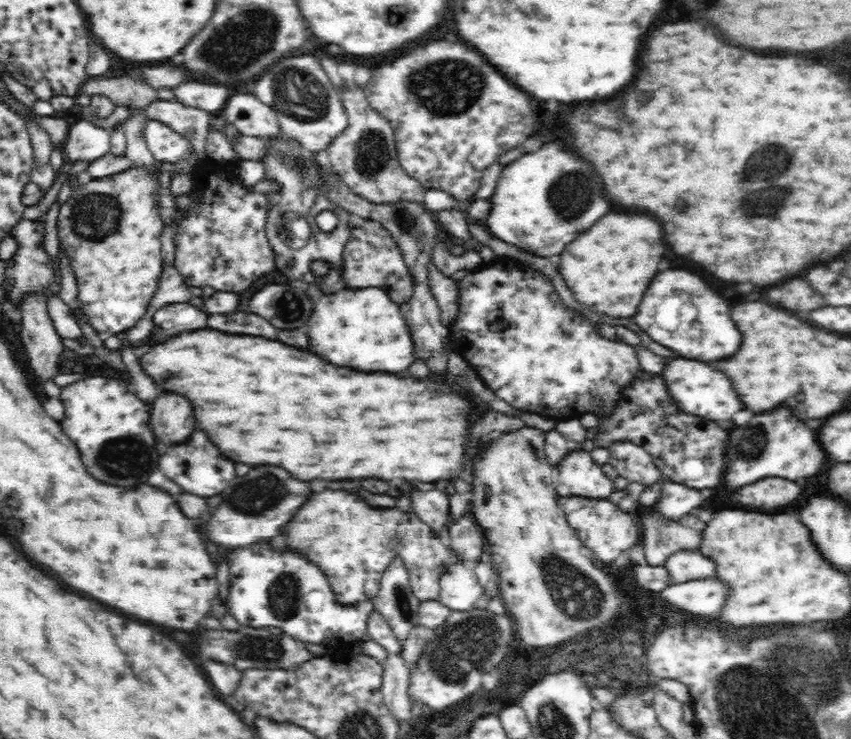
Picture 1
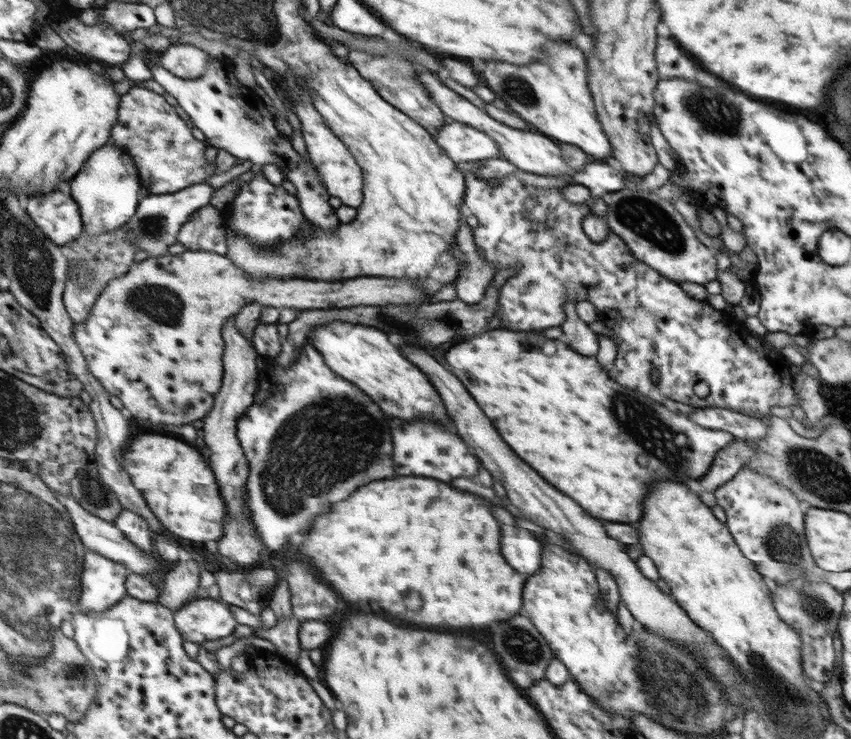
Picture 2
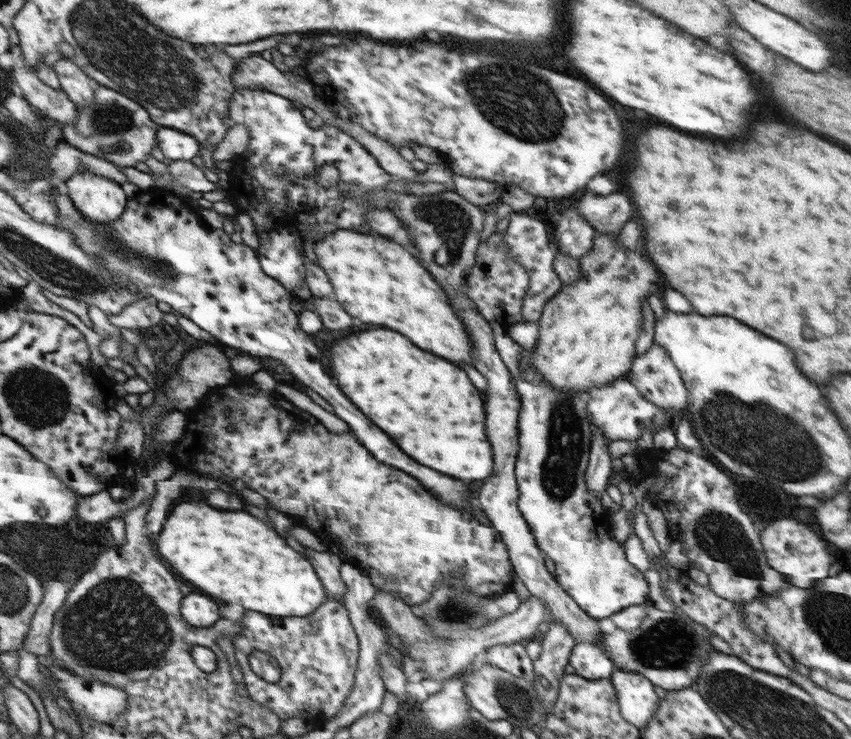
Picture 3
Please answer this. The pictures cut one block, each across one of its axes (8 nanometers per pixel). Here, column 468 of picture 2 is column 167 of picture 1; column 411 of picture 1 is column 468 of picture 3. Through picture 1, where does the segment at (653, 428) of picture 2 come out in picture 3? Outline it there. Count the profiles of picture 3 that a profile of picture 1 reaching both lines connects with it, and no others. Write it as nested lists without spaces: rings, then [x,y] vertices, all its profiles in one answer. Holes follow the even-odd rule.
[[[387,328],[379,332],[359,332],[333,346],[333,372],[343,384],[343,392],[359,404],[359,410],[371,418],[407,456],[445,476],[459,480],[483,480],[491,474],[491,448],[485,438],[485,414],[481,394],[467,380],[465,372],[429,352],[413,346],[405,336]]]

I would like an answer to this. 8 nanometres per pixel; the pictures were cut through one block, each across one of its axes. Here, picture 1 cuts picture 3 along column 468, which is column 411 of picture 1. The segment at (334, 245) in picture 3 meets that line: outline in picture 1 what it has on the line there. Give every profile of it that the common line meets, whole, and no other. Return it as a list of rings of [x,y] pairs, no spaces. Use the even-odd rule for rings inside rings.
[[[380,288],[342,290],[332,296],[322,296],[314,304],[314,312],[308,320],[308,338],[312,352],[320,352],[324,360],[332,360],[332,364],[348,364],[348,368],[360,368],[360,372],[404,372],[414,362],[415,344],[404,309],[392,302]]]

